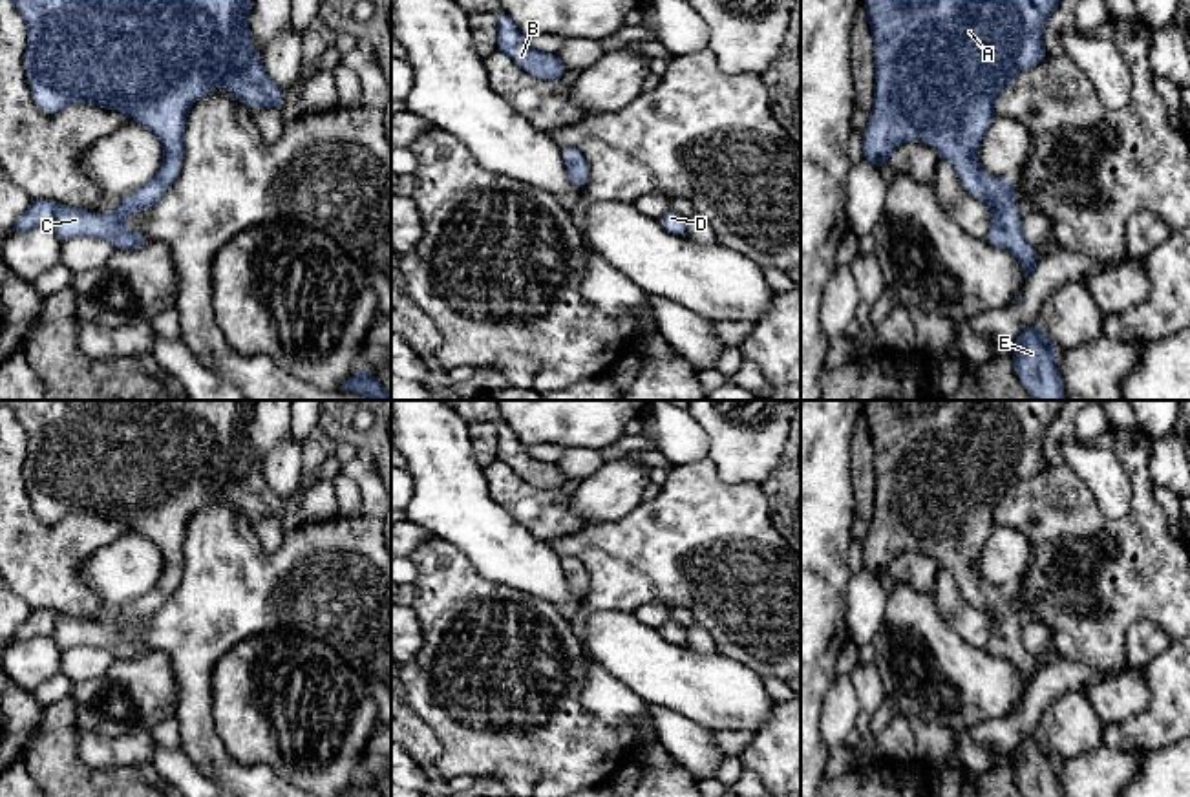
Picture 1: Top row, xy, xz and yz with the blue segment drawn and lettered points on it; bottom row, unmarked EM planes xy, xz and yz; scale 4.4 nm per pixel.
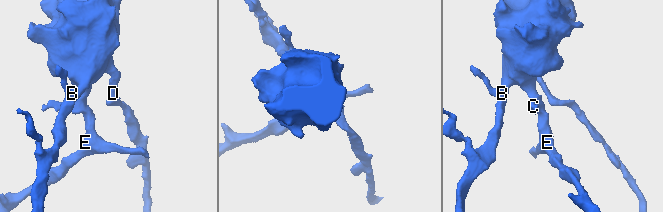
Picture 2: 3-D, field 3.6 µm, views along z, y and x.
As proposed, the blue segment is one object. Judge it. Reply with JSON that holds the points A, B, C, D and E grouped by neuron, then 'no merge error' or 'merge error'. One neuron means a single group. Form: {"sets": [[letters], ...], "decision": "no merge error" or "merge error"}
{"sets": [["A", "B", "C", "D", "E"]], "decision": "no merge error"}

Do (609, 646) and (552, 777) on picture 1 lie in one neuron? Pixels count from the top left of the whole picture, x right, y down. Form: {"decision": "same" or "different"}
{"decision": "different"}

